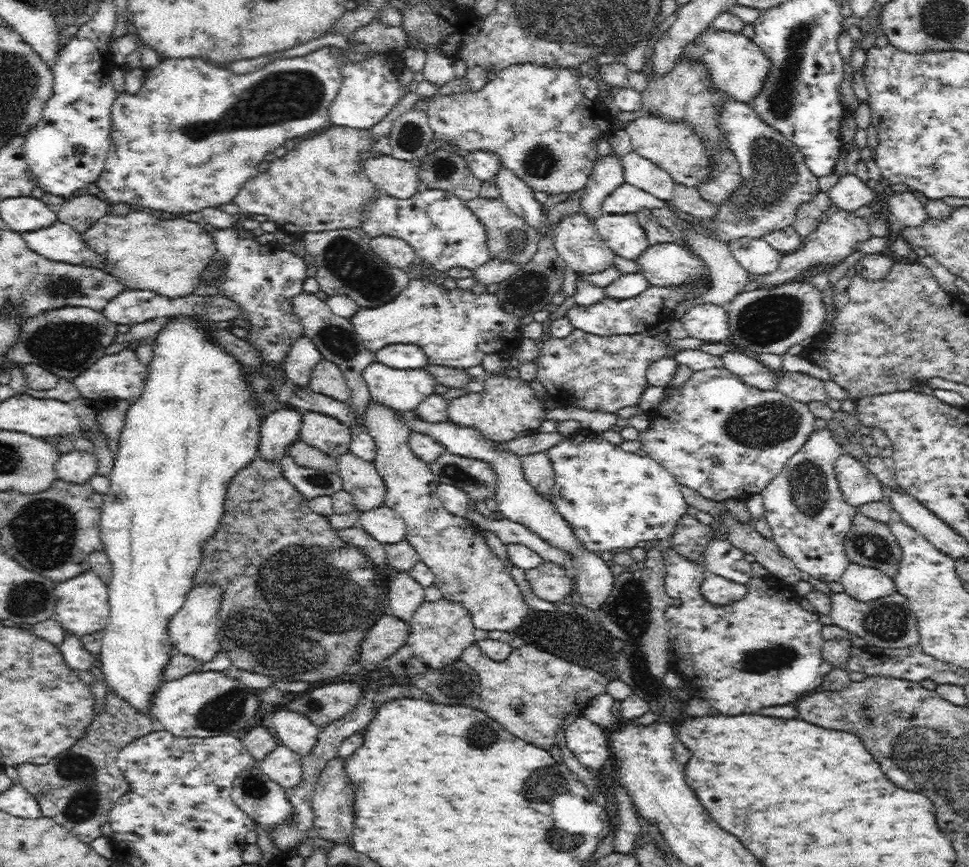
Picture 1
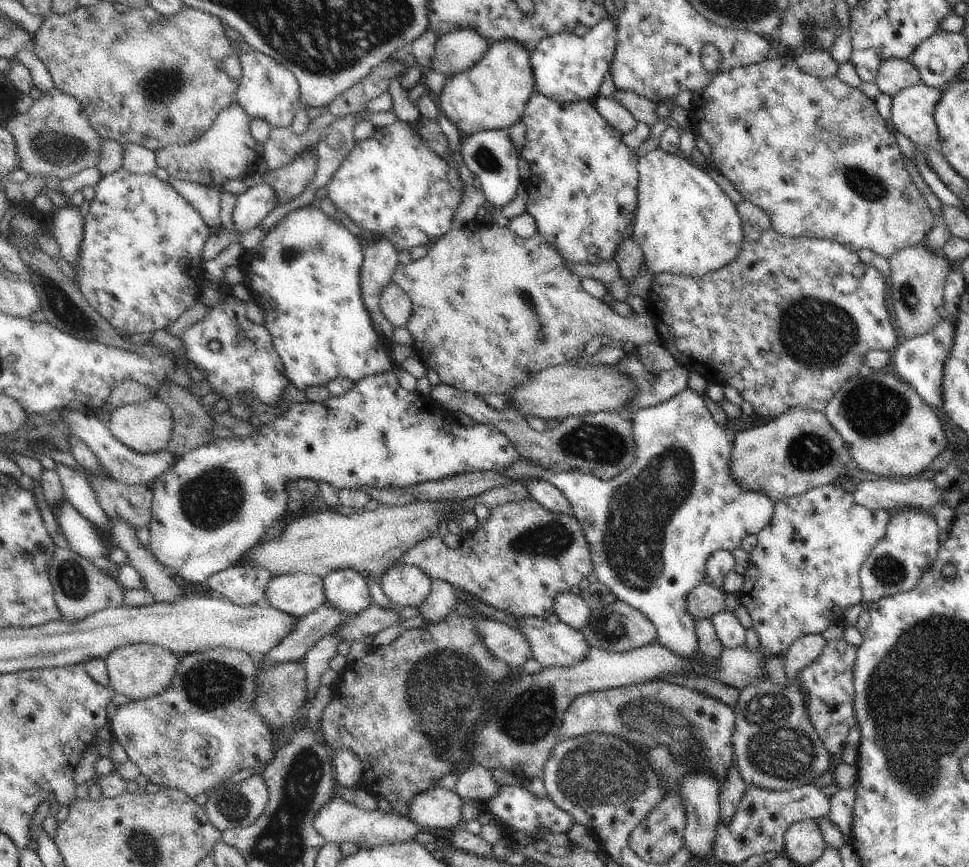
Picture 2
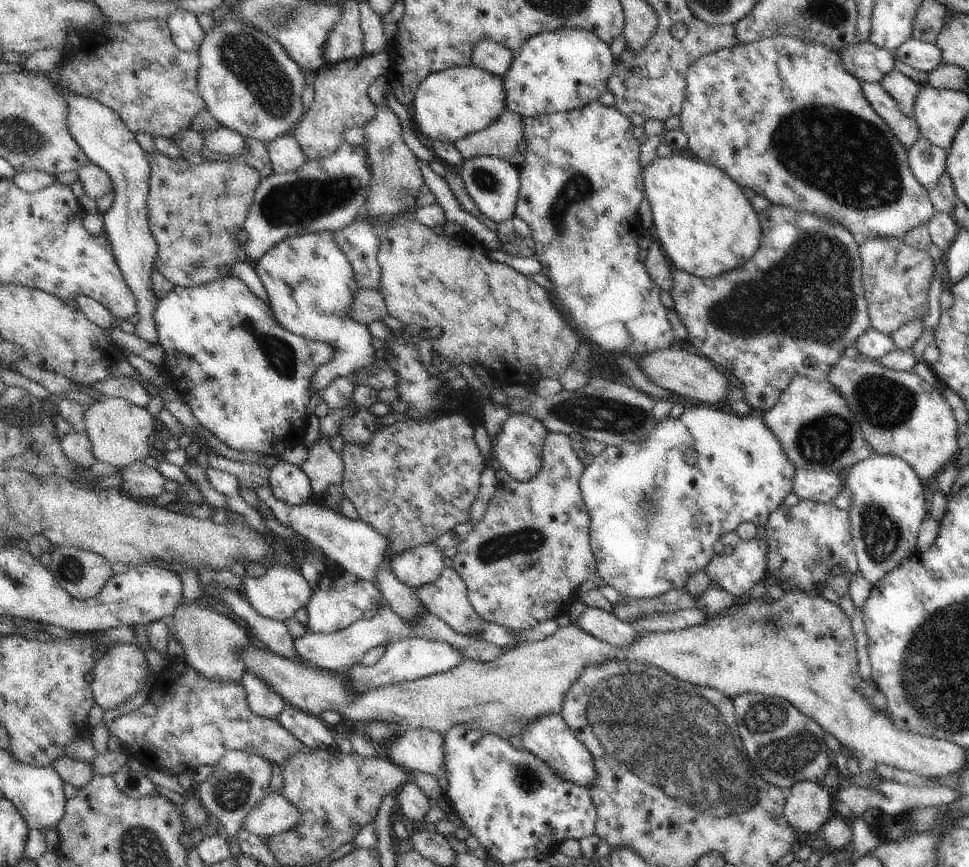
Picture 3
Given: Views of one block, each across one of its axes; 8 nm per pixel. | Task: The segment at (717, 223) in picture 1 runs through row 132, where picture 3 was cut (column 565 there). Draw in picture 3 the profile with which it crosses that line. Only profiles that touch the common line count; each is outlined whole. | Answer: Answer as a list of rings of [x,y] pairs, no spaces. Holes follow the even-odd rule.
[[[555,714],[551,716],[543,716],[535,722],[529,724],[529,728],[525,730],[525,736],[521,738],[523,748],[527,752],[531,752],[533,756],[537,756],[541,762],[545,762],[563,782],[571,782],[583,788],[591,788],[597,780],[597,770],[595,770],[595,762],[591,752],[573,736],[573,732],[569,730],[569,726],[565,724],[565,720]]]

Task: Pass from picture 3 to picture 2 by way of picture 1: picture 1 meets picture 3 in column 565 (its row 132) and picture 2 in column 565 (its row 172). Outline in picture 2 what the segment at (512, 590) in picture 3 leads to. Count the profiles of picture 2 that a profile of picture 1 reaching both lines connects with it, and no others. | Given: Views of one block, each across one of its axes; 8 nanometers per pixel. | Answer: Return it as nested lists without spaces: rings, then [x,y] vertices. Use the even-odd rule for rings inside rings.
[[[535,500],[505,502],[489,512],[485,524],[461,538],[455,550],[443,546],[441,536],[417,542],[395,564],[417,566],[431,580],[443,580],[483,604],[515,618],[547,620],[555,614],[555,596],[587,580],[593,572],[589,544],[573,516],[551,514]]]

